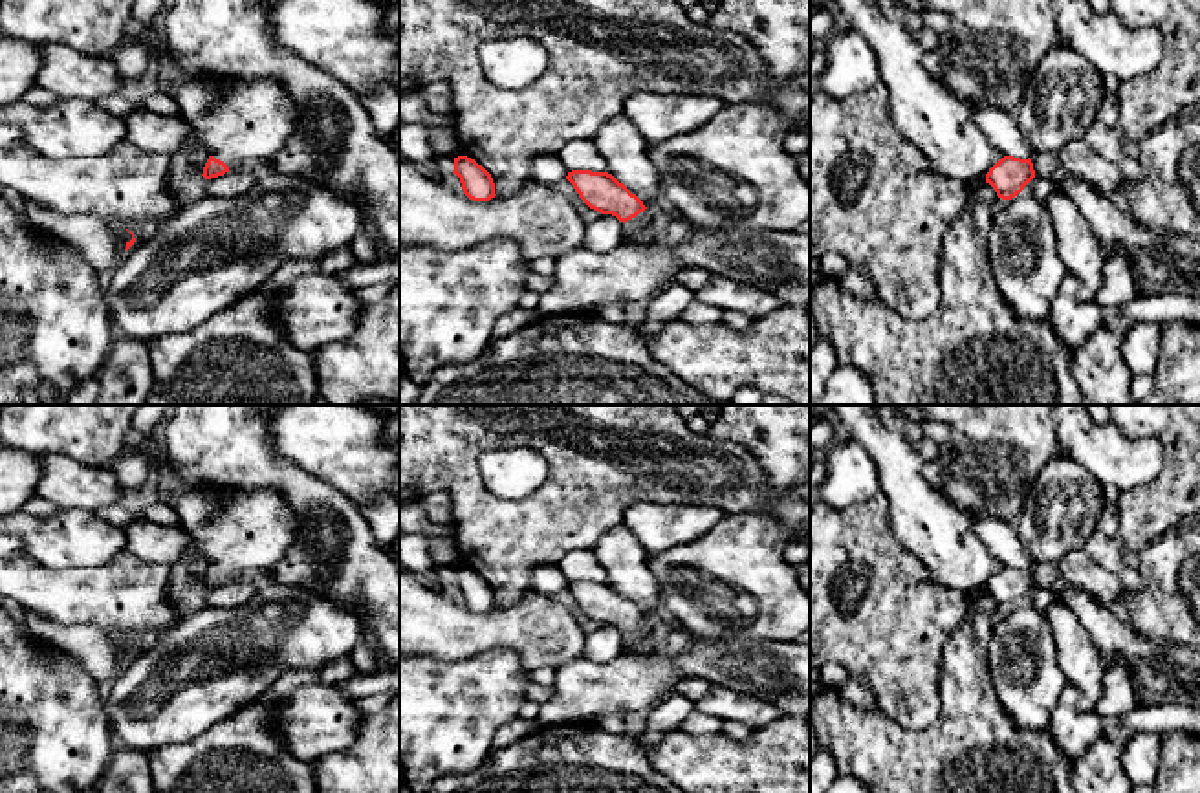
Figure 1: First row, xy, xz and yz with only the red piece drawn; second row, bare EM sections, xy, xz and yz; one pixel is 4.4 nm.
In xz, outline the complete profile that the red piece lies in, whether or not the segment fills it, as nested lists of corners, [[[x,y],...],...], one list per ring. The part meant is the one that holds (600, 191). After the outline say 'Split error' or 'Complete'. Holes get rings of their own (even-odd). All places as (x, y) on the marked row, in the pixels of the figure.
[[[572,170],[566,179],[590,209],[612,214],[623,223],[627,242],[639,244],[652,227],[660,229],[663,223],[654,211],[647,209],[608,172]]]. Split error

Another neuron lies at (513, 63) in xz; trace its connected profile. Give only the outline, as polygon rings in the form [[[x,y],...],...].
[[[528,37],[495,38],[480,48],[485,77],[504,88],[520,90],[535,82],[548,68],[548,51]]]

